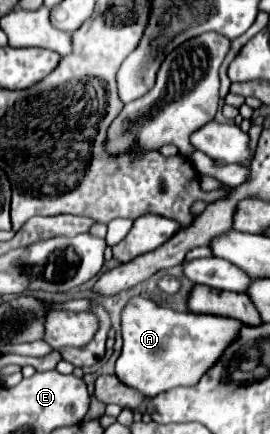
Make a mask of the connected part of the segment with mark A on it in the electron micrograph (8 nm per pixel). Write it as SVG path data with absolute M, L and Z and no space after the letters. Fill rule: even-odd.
M140 296L130 298L122 310L124 348L116 360L116 376L148 398L176 386L194 386L202 378L202 372L208 372L210 364L222 356L226 344L238 336L238 328L242 326L234 318L176 312Z

